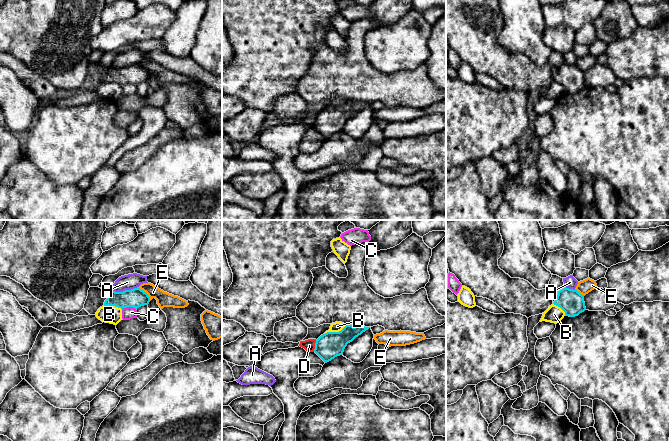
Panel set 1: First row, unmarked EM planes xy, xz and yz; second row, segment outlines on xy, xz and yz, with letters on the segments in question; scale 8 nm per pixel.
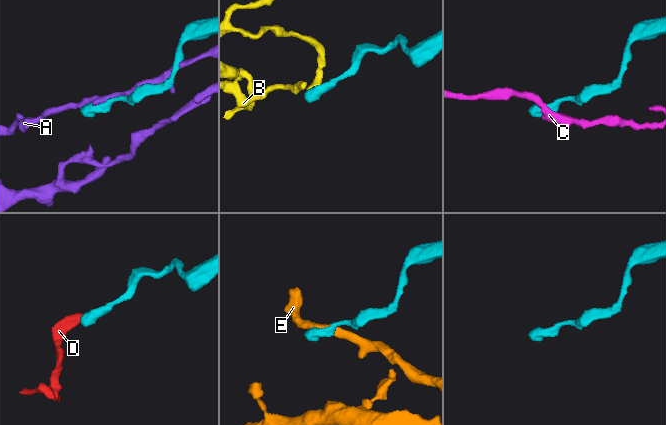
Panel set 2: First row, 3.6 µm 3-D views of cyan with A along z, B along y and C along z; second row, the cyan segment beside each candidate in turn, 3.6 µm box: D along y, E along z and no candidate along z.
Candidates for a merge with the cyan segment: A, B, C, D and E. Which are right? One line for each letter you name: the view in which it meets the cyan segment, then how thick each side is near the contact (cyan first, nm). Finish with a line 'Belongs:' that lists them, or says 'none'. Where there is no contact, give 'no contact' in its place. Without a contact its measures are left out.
Belongs: none

